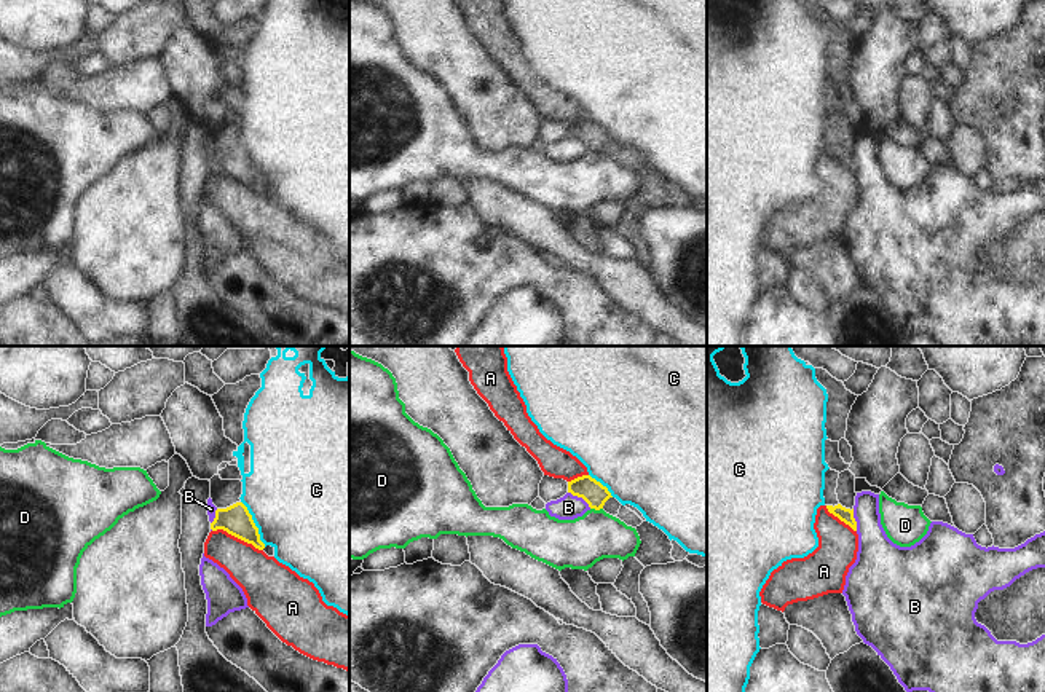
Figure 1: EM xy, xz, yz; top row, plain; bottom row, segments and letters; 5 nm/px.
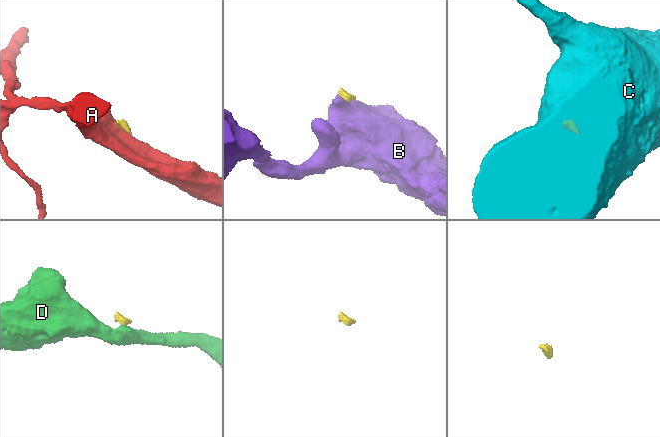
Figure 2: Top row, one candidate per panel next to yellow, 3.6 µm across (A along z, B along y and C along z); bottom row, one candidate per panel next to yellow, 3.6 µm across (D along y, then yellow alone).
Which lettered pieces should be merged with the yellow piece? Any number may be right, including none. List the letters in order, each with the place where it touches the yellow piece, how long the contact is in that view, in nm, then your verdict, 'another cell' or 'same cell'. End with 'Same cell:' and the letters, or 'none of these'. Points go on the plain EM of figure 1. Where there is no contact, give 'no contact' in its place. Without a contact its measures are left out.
A: meets yellow in xy at (238, 180); contact 280 nm long; another cell
B: meets yellow in xz at (579, 139); contact 150 nm long; another cell
C: meets yellow in xy at (254, 166); contact 260 nm long; another cell
D: meets yellow in xz at (597, 152); contact 60 nm long; another cell
Same cell: none of these

